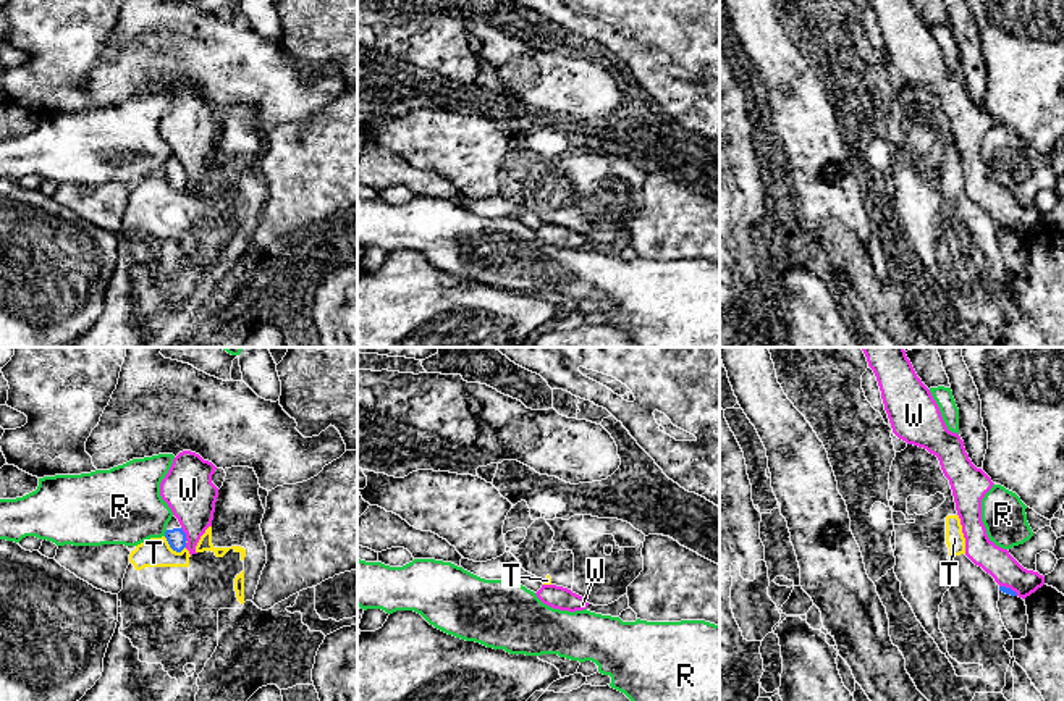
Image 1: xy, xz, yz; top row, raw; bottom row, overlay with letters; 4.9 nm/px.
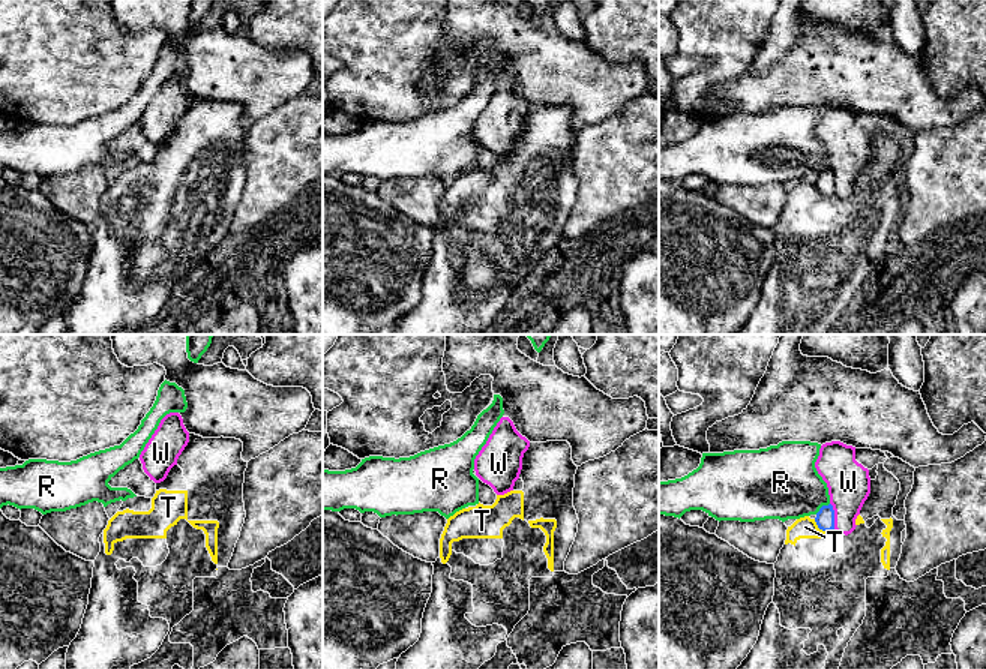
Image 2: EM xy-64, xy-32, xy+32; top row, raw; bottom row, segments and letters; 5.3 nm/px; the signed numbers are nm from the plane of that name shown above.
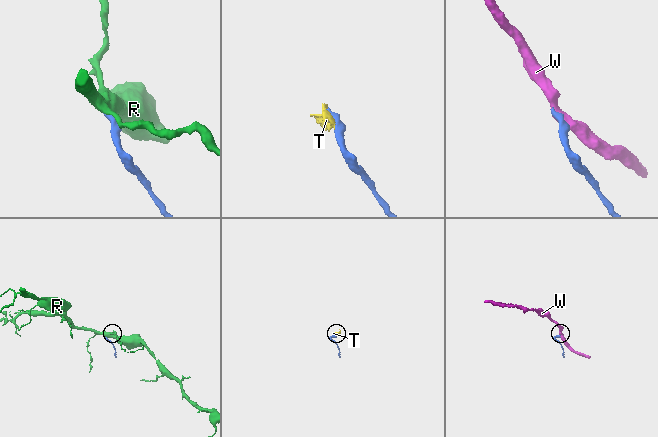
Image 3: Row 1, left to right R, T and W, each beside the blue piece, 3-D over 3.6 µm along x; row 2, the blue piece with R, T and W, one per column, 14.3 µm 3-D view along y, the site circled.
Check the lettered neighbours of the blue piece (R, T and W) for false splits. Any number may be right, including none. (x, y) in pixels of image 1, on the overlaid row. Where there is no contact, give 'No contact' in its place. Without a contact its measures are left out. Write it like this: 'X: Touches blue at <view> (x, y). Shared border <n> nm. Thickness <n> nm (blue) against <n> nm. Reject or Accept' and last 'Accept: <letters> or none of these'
R: Touches blue at xy (165, 533). Shared border 40 nm. Thickness 100 nm (blue) against 380 nm. Reject
T: Touches blue at xy (173, 549). Shared border 130 nm. Thickness 100 nm (blue) against 140 nm. Reject
W: Touches blue at xy (185, 533). Shared border 80 nm. Thickness 100 nm (blue) against 260 nm. Reject
Accept: none of these

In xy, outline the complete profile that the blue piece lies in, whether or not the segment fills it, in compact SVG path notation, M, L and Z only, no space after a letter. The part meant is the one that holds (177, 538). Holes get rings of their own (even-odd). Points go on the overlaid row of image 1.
M173 515L167 525L165 538L170 548L176 552L181 552L186 548L186 533L183 531L178 518Z

